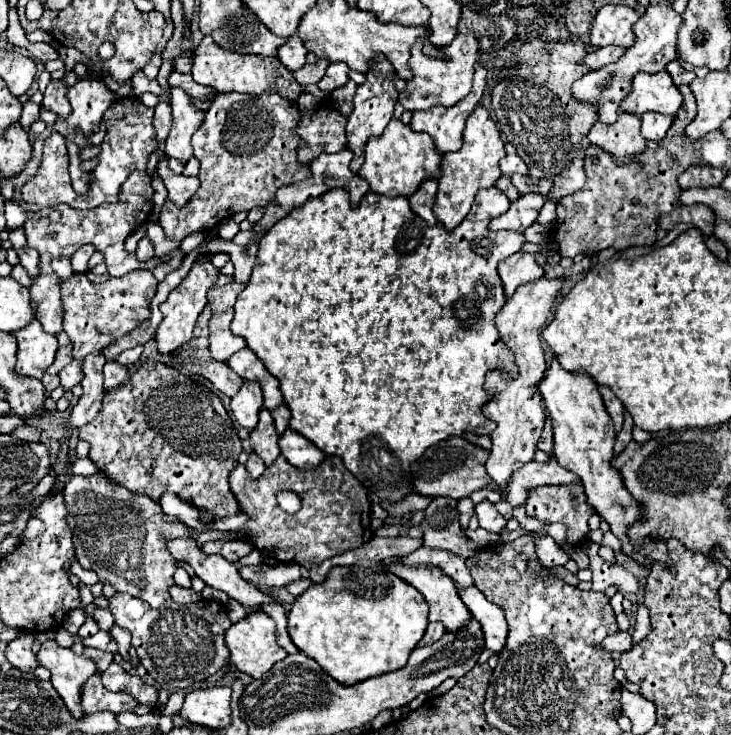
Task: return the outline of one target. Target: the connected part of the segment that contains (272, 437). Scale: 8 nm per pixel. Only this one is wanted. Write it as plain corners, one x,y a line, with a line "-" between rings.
261,409
259,425
251,431
251,445
253,445
253,451
265,461
267,467
281,455
279,435
275,431
273,417
267,409

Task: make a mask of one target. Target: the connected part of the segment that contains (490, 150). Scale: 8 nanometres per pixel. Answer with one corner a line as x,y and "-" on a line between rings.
477,105
469,115
463,131
463,147
455,153
445,153
441,157
441,175
437,177
437,195
435,195
435,217
447,227
455,229
469,213
475,193
481,187
493,187
499,179
499,159
505,157
503,141
497,131
495,121
489,117
489,111
483,105

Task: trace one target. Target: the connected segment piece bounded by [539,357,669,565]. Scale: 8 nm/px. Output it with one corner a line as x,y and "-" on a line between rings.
553,357
549,369
545,371
545,377
539,383
539,393
543,395
547,415
553,423
553,433
555,433
553,453
557,461
565,469
581,477
589,505
593,505
593,509
601,515
601,519
605,519
611,525
613,535
617,535
623,541
623,551
633,559
637,559
639,563
645,563
645,557
649,557
651,561
661,561
667,565
669,557
665,553
667,549
665,541
647,541
647,545
637,553
627,539
627,527
639,519
641,511
635,499
623,487
619,471
611,467
611,457
615,455
613,453
615,431
611,429
611,419
603,407
597,383
587,373
563,369
559,357

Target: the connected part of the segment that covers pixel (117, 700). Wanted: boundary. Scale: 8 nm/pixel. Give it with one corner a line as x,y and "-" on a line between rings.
99,673
91,675
83,683
81,705
83,705
83,713
87,713
87,715
97,713
97,711
111,711
111,713
135,711
135,707
139,707
139,703
129,693
113,693
109,689
105,689

